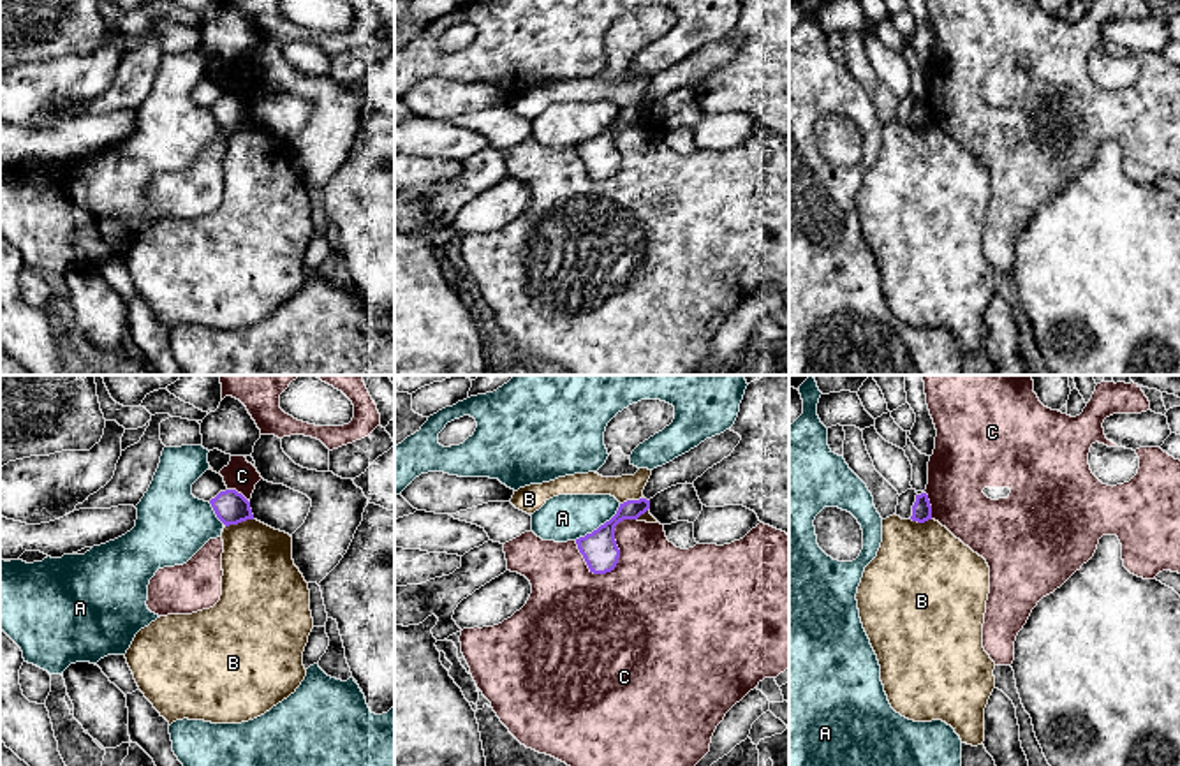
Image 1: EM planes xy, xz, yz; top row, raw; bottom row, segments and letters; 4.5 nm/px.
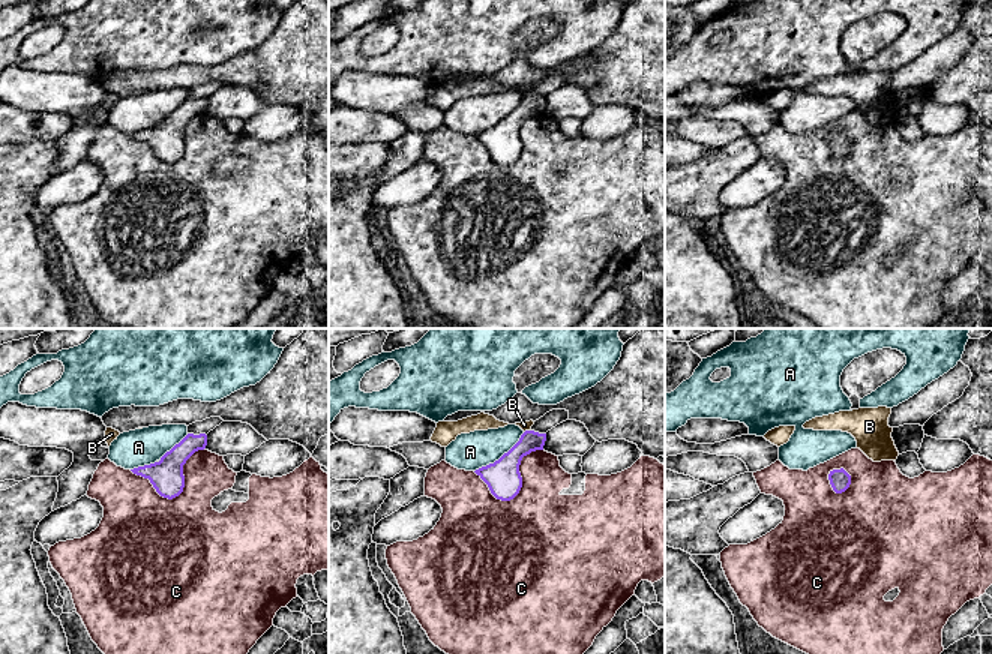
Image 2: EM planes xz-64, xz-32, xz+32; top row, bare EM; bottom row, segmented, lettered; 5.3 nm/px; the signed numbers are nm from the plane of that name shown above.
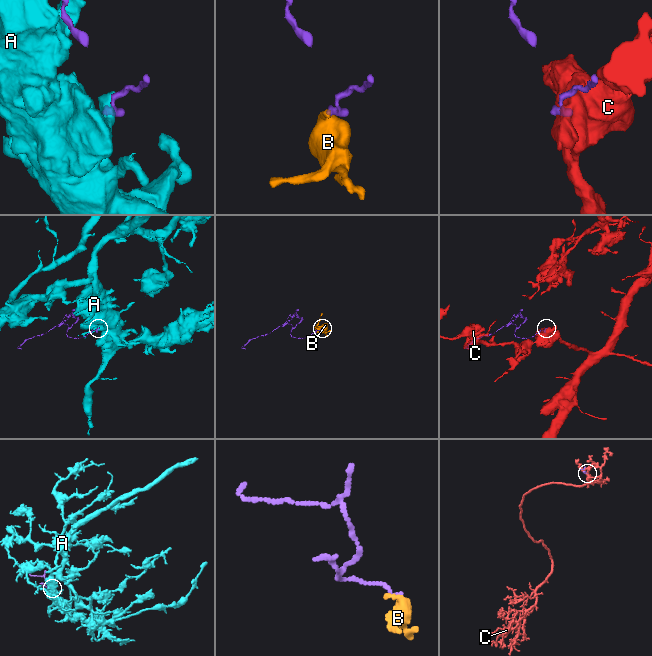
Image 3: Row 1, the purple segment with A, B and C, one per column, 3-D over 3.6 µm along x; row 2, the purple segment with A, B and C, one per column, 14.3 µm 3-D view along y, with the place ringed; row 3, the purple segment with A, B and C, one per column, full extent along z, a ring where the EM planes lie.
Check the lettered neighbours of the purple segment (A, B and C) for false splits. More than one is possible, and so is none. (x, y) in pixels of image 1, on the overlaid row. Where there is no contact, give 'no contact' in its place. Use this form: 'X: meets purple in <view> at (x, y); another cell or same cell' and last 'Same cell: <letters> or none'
A: meets purple in xz at (601, 525); another cell
B: meets purple in xy at (238, 522); another cell
C: meets purple in xz at (617, 548); another cell
Same cell: none

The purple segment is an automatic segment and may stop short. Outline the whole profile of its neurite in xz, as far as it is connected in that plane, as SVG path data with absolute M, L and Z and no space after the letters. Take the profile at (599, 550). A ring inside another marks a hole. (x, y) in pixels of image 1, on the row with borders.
M627 500L620 504L616 514L601 525L592 534L576 539L578 549L583 555L590 572L606 574L611 572L620 558L620 549L615 541L615 527L623 519L638 519L650 509L650 500Z

